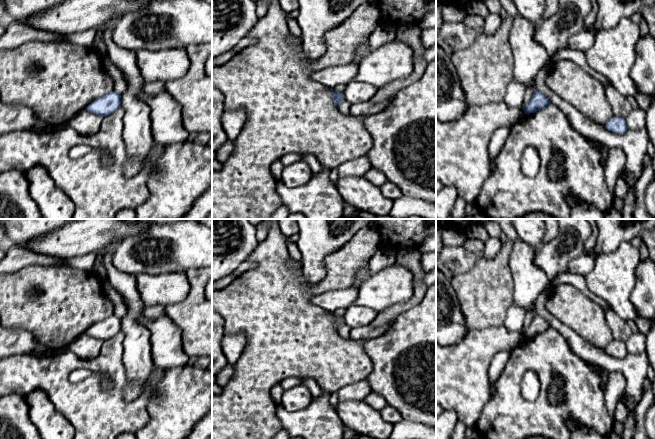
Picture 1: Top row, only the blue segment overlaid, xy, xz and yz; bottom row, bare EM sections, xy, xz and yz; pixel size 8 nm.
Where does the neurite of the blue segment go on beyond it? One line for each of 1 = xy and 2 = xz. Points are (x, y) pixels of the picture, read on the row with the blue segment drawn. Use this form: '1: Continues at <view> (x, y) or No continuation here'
1: No continuation here
2: No continuation here

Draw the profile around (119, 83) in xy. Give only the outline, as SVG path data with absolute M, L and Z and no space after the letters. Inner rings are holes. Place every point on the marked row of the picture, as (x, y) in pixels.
M103 55L103 66L106 72L112 77L114 82L113 91L117 92L120 96L125 92L125 80L121 71L110 61L109 57Z

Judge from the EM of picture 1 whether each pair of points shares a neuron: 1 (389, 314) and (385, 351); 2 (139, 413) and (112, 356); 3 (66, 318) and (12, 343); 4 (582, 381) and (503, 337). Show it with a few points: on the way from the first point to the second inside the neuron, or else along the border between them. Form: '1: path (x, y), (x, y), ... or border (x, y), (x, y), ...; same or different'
1: border (413, 307), (403, 311), (394, 321); different
2: path (123, 404), (116, 397), (116, 372); same
3: border (10, 327), (27, 330), (41, 349); different
4: border (524, 337), (510, 351); different

